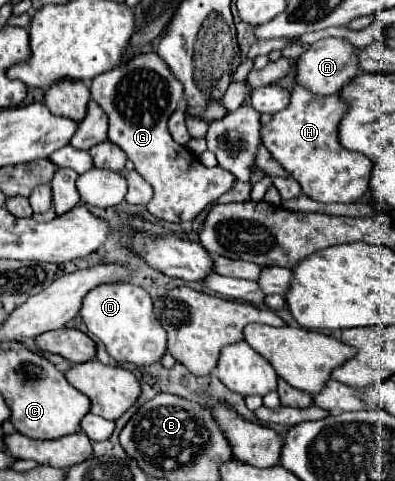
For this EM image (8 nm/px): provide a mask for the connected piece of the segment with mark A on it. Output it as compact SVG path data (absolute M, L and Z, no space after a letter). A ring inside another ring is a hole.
M322 38L322 40L314 42L300 56L296 68L298 68L296 70L296 82L304 84L306 88L310 88L312 92L316 92L320 96L328 96L328 94L342 90L342 86L348 84L348 80L354 80L360 74L358 48L344 38Z

